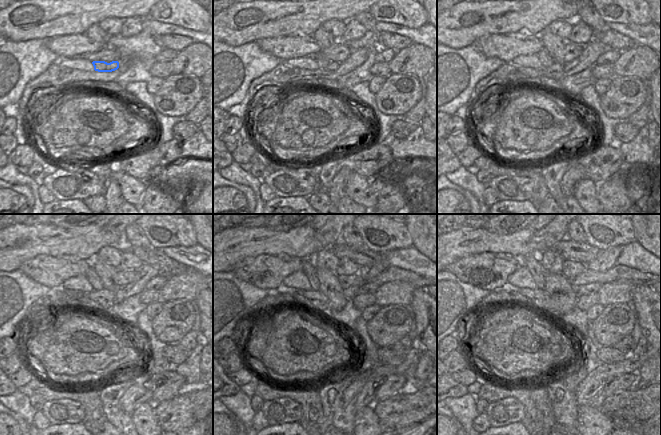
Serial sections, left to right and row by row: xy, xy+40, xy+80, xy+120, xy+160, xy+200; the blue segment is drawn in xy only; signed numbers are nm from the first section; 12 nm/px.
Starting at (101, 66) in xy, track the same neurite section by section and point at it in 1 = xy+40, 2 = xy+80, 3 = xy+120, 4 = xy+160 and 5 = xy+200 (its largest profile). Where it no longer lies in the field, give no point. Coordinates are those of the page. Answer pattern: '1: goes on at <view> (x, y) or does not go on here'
1: goes on at xy+40 (323, 63)
2: goes on at xy+80 (554, 68)
3: goes on at xy+120 (108, 297)
4: goes on at xy+160 (310, 270)
5: goes on at xy+200 (534, 266)

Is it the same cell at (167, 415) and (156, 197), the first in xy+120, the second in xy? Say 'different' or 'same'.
same

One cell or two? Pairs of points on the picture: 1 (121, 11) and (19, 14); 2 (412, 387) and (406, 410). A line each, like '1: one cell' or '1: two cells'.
1: one cell
2: two cells

